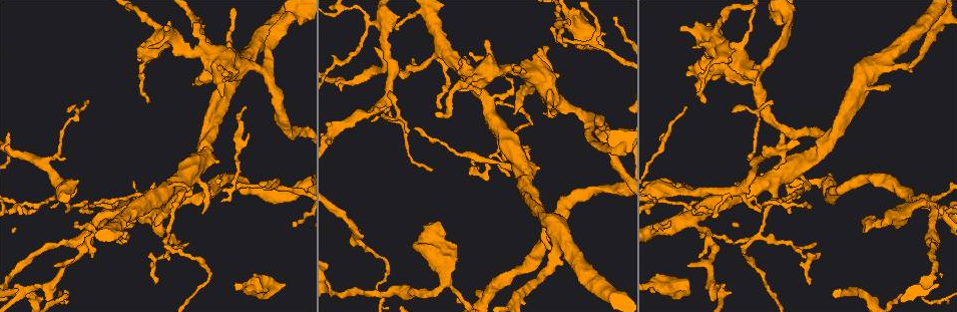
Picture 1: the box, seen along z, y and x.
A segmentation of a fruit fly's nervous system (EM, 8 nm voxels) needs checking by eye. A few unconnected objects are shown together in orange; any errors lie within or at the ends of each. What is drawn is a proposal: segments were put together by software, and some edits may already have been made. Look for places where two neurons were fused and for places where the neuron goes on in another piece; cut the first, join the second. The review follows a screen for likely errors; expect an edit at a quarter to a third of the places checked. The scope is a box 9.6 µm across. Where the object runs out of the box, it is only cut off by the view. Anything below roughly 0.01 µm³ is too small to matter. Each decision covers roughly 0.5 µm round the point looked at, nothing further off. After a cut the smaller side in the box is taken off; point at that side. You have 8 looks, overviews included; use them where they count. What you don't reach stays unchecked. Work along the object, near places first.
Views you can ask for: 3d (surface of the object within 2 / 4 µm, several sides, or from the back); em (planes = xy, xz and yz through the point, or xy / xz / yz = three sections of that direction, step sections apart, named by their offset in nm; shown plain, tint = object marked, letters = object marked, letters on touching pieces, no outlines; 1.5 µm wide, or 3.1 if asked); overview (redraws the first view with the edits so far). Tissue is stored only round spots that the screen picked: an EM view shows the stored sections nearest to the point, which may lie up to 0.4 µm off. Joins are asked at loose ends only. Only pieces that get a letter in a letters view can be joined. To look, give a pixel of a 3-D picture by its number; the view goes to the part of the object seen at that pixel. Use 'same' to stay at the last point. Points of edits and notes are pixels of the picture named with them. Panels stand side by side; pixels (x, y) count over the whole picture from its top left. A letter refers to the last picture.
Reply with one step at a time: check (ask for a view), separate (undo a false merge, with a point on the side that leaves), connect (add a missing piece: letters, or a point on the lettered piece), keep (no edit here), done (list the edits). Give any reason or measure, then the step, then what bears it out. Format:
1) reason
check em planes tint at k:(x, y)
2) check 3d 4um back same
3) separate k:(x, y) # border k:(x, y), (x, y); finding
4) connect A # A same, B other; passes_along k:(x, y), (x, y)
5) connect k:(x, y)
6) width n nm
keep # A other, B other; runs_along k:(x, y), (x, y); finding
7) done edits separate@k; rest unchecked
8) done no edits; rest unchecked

check 3d 4um at 1:(685, 106)

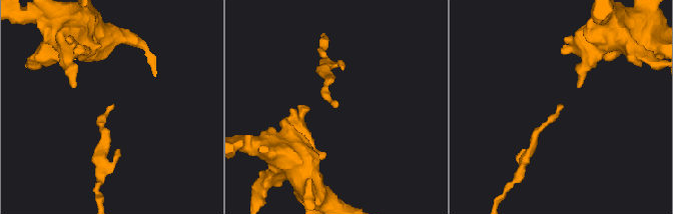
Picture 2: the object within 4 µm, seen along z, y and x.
need the tissue
check em planes letters at 2:(114, 106)

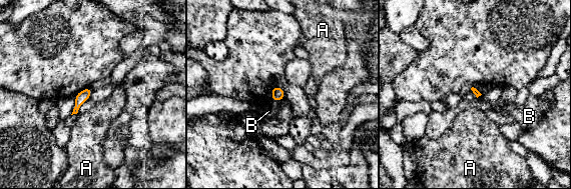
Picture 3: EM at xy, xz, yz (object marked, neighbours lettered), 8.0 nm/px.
keep # A other, B other; border 3:(271, 99), (276, 102); none of them fits

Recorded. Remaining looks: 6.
tapers out
check em planes letters at 1:(209, 185)

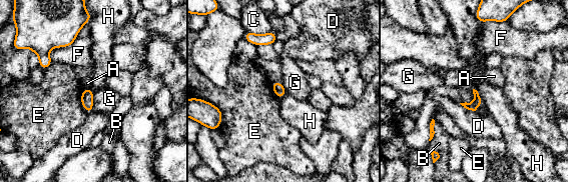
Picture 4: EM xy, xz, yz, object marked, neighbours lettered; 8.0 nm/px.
longest_contact F 420 nm
keep # A other, B other, C other, D other, E other, F other, G other, H other; border 4:(474, 88), (483, 102); no lettered piece goes on from it

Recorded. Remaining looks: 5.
thick turns thin
check em planes letters at 1:(897, 67)

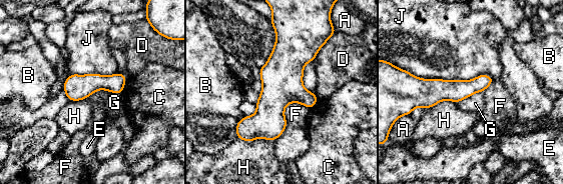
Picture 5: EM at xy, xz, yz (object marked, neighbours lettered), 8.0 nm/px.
keep # A other, B other, C other, D other, E other, F other, G other, H other, J other; one neuron here

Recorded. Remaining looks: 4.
done no edits; rest unchecked

